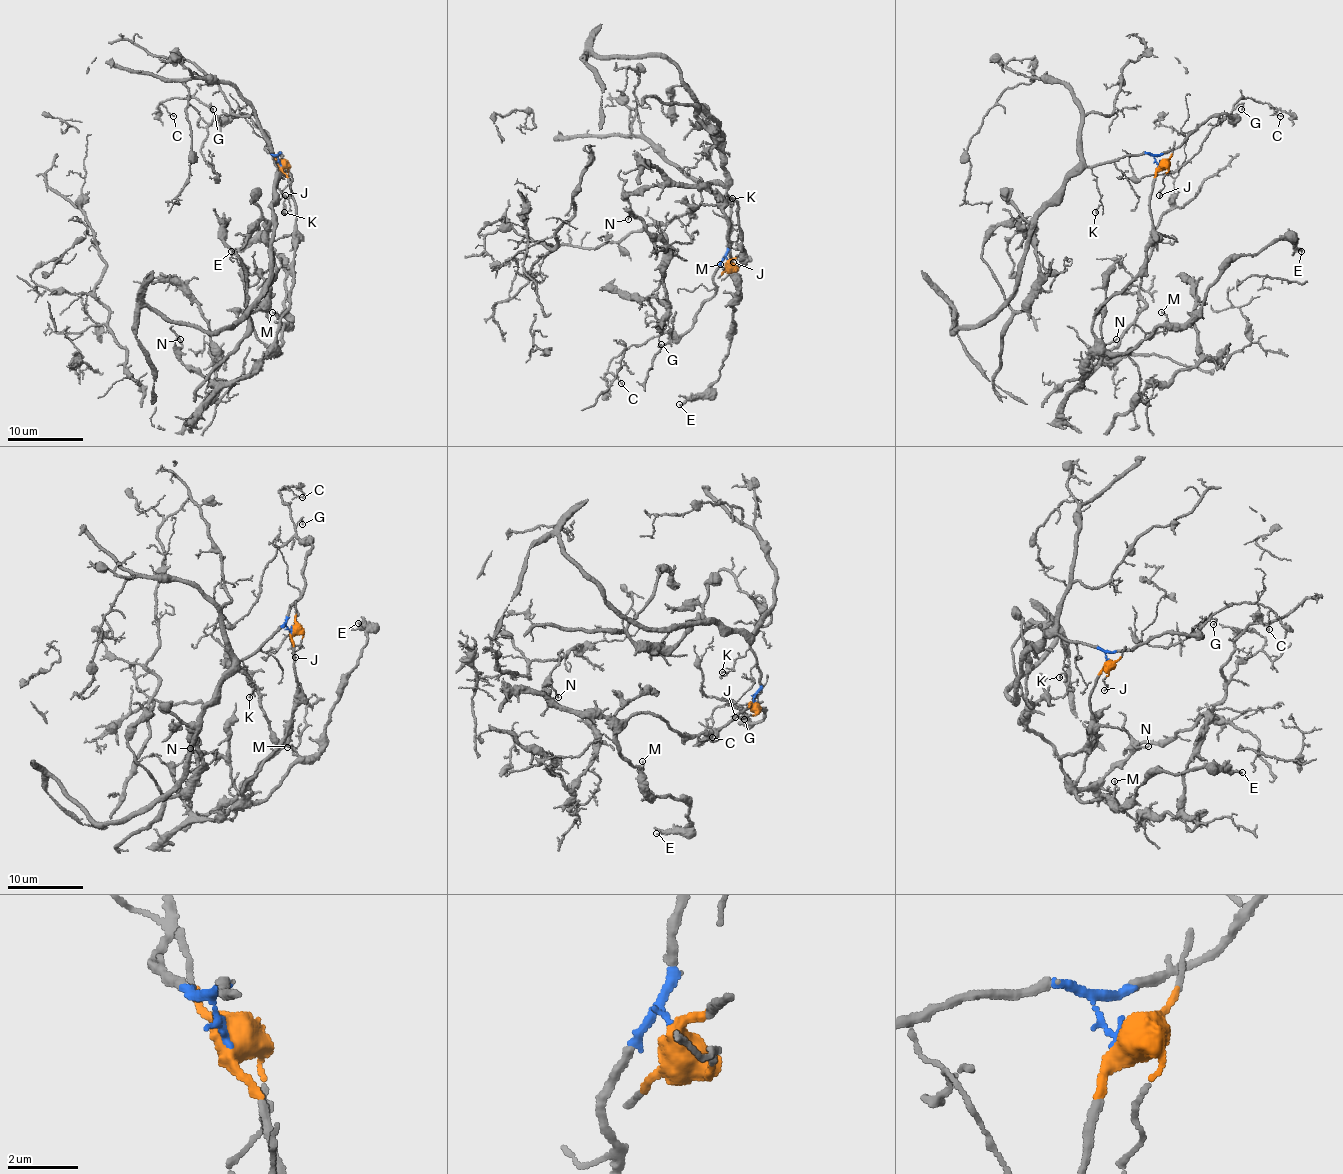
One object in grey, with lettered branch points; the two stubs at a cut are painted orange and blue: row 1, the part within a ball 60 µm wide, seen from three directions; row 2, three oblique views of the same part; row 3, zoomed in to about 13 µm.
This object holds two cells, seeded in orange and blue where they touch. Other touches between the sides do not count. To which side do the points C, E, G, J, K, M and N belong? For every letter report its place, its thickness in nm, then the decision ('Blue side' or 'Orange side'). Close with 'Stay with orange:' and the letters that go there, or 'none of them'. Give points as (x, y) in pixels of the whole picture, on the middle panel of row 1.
C: Place: (621, 383). Thickness 80 nm. Blue side
E: Place: (679, 404). Thickness 190 nm. Orange side
G: Place: (661, 344). Thickness 110 nm. Blue side
J: Place: (733, 262). Thickness 130 nm. Orange side
K: Place: (732, 198). Thickness 120 nm. Blue side
M: Place: (720, 264). Thickness 120 nm. Orange side
N: Place: (628, 219). Thickness 170 nm. Orange side
Stay with orange: E, J, M, N

